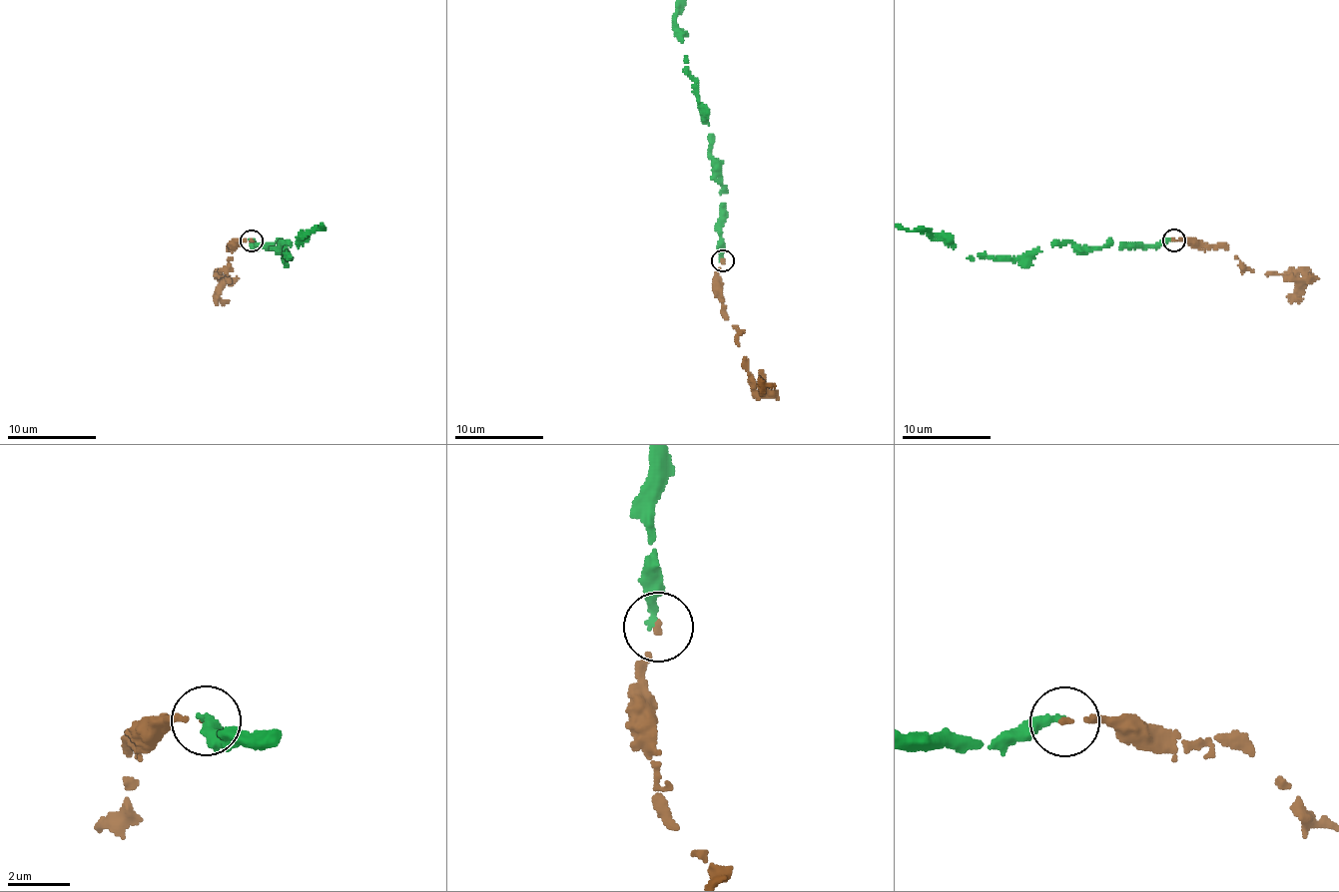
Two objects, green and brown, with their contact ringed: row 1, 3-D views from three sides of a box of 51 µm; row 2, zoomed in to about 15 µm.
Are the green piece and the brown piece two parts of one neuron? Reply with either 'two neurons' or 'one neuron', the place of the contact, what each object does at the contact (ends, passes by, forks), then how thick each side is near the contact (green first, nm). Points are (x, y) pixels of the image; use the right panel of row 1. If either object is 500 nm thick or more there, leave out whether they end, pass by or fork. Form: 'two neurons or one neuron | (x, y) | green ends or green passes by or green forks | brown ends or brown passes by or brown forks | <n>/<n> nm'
one neuron | (1174, 239) | green ends | brown ends | 240/140 nm

